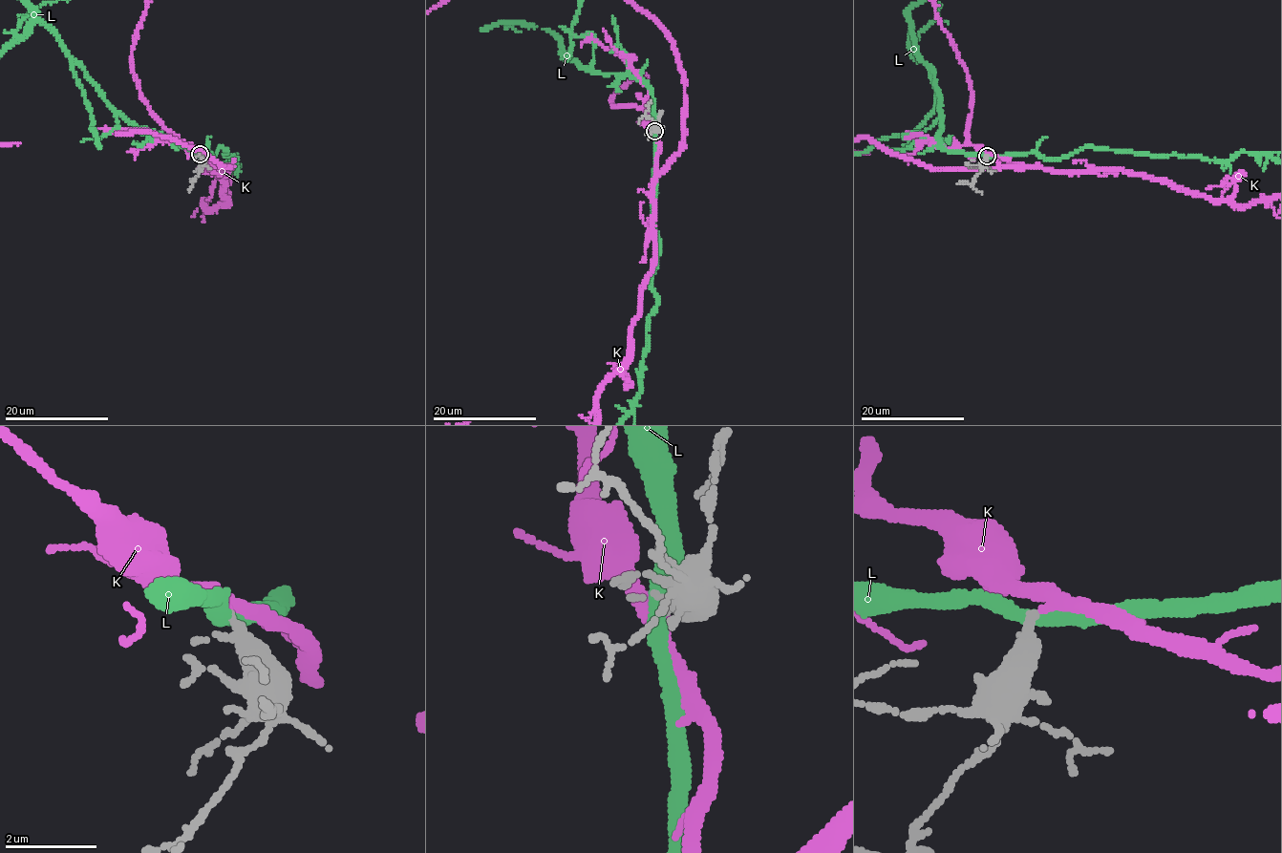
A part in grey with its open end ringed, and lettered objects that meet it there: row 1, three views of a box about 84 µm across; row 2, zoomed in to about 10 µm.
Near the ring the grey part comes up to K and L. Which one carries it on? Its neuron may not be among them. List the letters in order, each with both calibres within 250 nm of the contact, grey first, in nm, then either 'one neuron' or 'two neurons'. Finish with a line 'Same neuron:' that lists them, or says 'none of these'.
K: calibres 200 and 300 nm; one neuron
L: calibres 240 and 340 nm; two neurons
Same neuron: K

